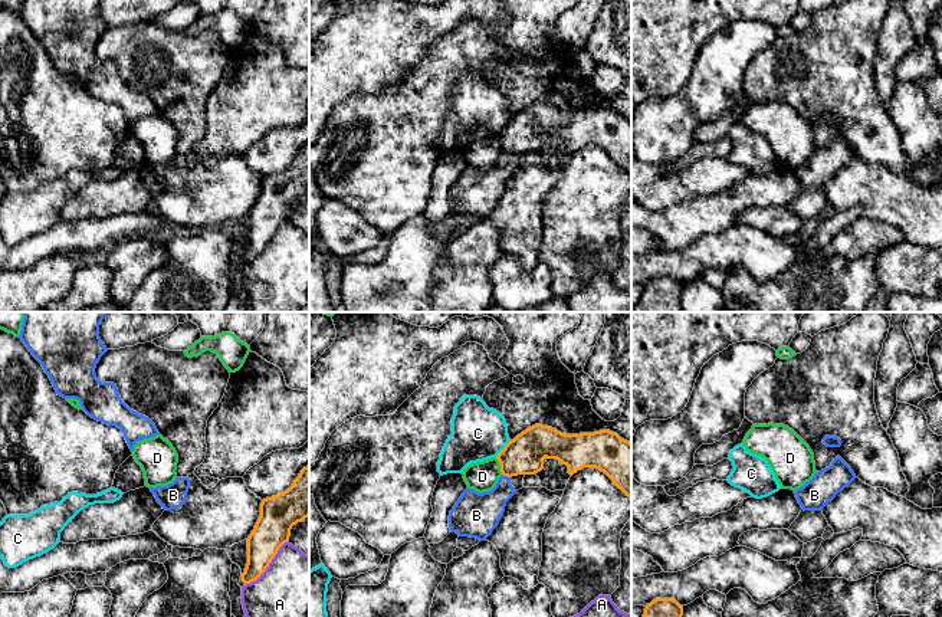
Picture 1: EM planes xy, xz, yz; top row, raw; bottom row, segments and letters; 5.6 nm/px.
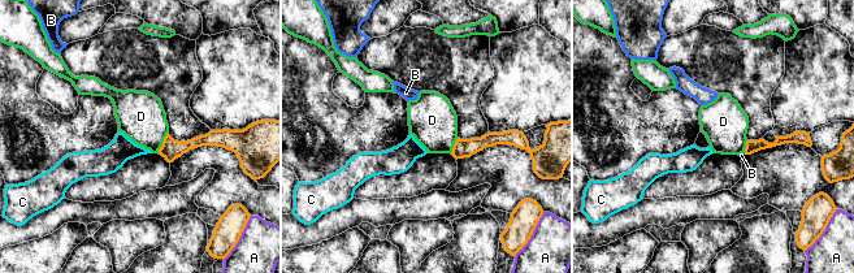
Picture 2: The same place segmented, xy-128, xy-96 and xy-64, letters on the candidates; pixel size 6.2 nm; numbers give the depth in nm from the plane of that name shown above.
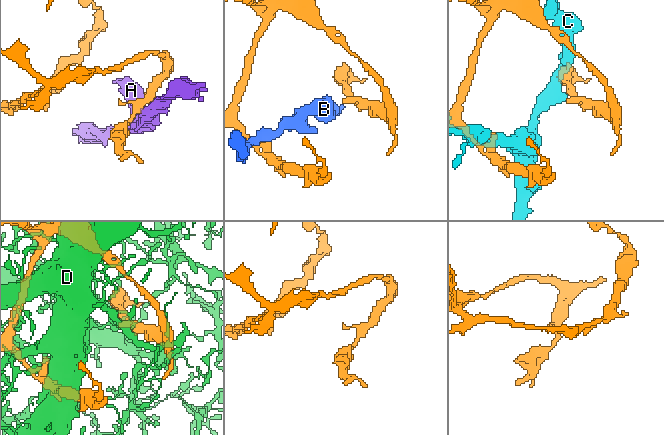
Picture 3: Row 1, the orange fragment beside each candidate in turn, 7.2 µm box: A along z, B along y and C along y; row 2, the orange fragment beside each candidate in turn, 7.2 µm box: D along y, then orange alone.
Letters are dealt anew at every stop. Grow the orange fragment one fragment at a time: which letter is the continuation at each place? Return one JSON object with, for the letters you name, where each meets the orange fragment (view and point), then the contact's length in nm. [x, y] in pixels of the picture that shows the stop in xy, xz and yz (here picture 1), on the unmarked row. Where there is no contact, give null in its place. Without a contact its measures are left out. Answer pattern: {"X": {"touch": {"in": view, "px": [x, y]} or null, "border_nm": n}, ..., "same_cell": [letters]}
{"same_cell": []}

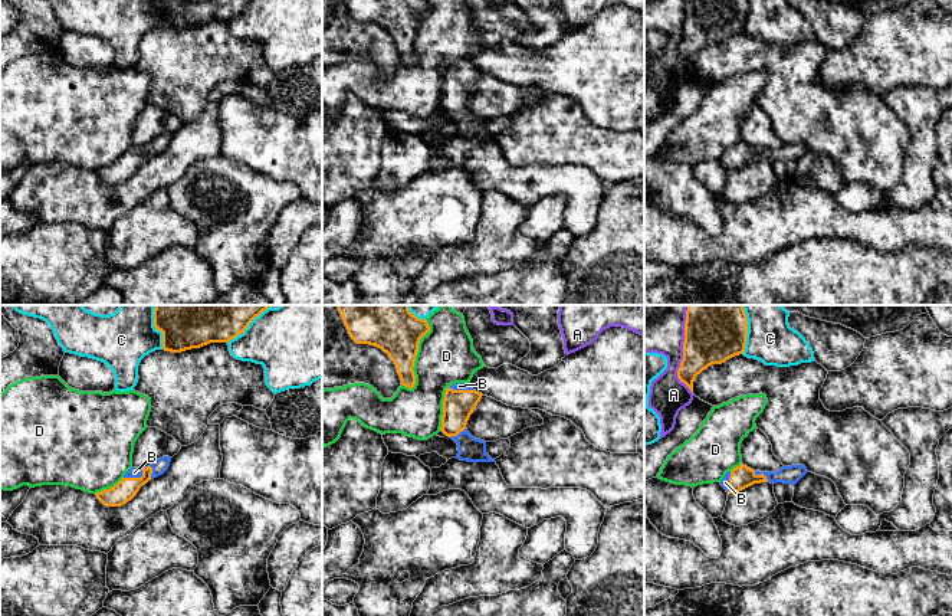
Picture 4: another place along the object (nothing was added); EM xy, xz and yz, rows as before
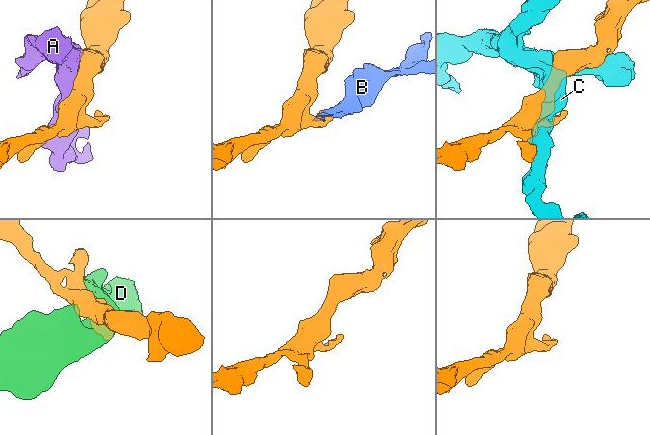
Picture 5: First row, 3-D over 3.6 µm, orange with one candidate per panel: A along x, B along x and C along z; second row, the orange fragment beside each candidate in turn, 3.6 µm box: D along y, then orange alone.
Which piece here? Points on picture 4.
{"B": {"touch": {"in": "xy", "px": [135, 156]}, "border_nm": 120}, "same_cell": ["B"]}

